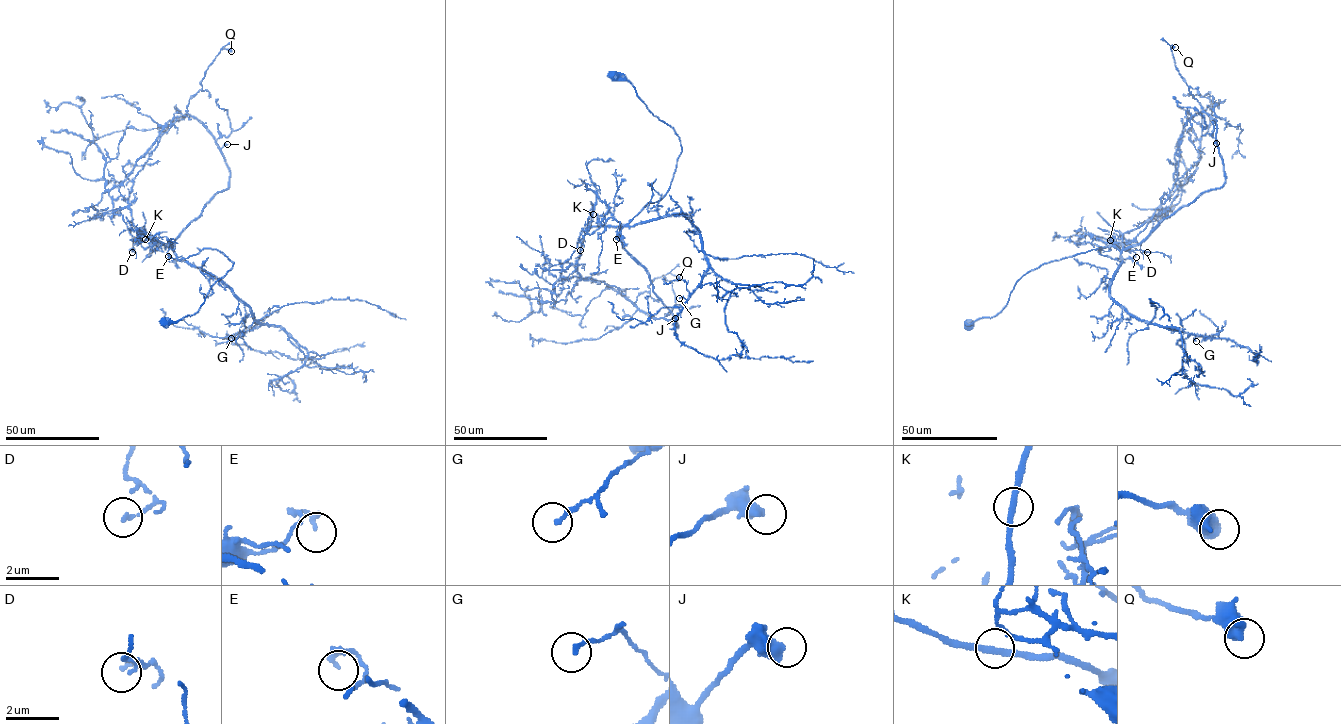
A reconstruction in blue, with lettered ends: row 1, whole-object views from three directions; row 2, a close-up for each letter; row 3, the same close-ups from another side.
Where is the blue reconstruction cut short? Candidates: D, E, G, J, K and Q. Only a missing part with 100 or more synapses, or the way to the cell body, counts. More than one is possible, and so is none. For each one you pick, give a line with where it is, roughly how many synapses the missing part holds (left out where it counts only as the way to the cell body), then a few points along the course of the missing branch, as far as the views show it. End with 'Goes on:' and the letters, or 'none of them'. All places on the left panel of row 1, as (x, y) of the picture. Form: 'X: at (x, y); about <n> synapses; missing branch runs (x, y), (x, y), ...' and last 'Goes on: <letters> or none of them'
Goes on: none of them

